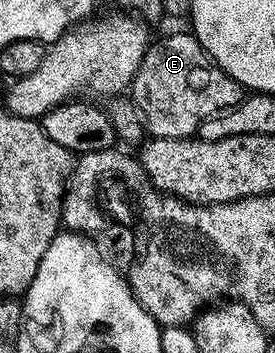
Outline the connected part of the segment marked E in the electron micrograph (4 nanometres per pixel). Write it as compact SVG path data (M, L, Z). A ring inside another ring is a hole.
M191 33L168 35L157 43L155 40L142 57L142 65L130 88L131 102L140 113L145 132L158 139L195 136L202 121L236 107L245 97L245 88L209 59Z

